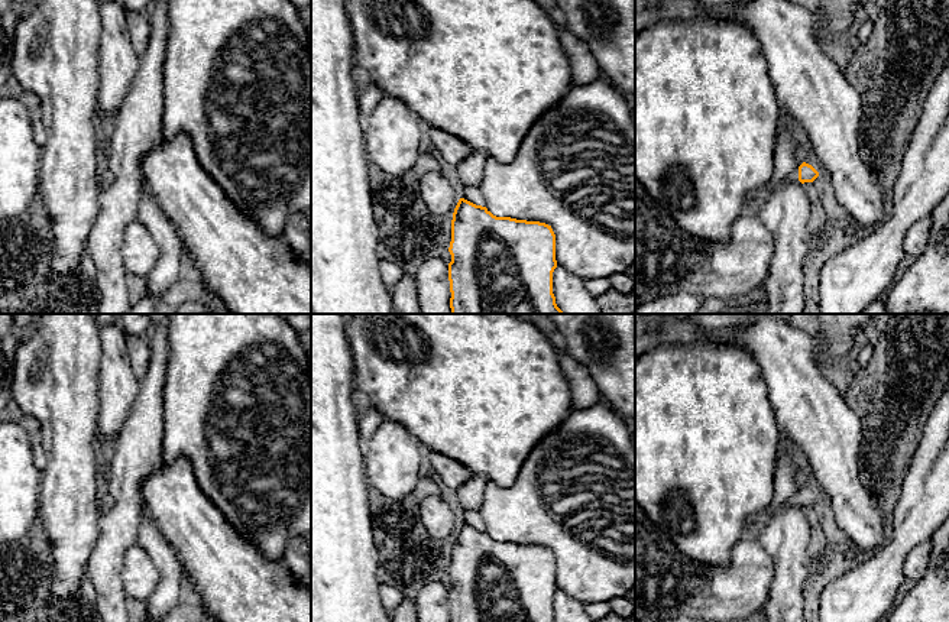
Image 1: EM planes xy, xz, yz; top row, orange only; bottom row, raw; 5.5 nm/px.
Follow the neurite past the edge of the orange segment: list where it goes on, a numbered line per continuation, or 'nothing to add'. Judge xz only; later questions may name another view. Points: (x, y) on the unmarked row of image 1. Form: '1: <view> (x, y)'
nothing to add

